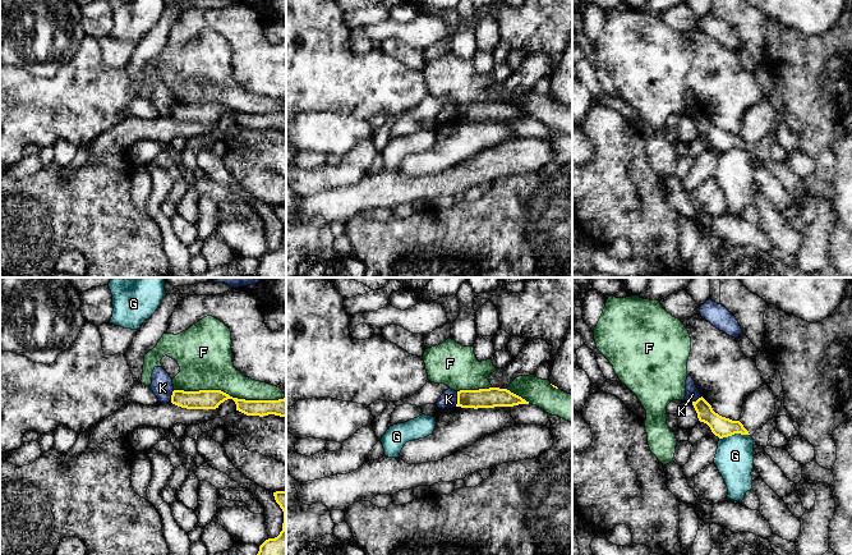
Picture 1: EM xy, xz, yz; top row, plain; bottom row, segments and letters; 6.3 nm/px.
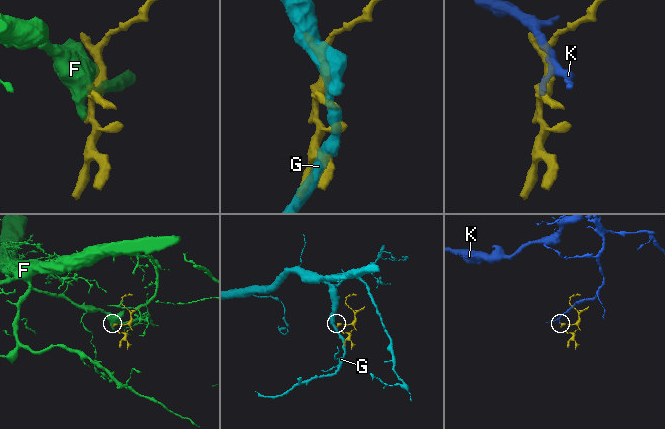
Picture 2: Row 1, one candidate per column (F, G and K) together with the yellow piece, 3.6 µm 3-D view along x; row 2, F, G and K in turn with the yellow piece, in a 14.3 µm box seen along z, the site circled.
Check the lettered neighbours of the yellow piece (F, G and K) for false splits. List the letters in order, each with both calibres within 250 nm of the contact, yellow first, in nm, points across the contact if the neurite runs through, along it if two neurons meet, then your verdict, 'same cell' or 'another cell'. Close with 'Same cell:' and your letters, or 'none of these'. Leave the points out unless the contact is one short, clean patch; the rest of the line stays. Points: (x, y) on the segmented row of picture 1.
F: 130 nm thick on the yellow side, 340 nm on the other; another cell
G: 130 nm thick on the yellow side, 240 nm on the other; another cell
K: 130 nm thick on the yellow side, 110 nm on the other; border along xz (457, 391), (457, 403), (455, 406); another cell
Same cell: none of these

